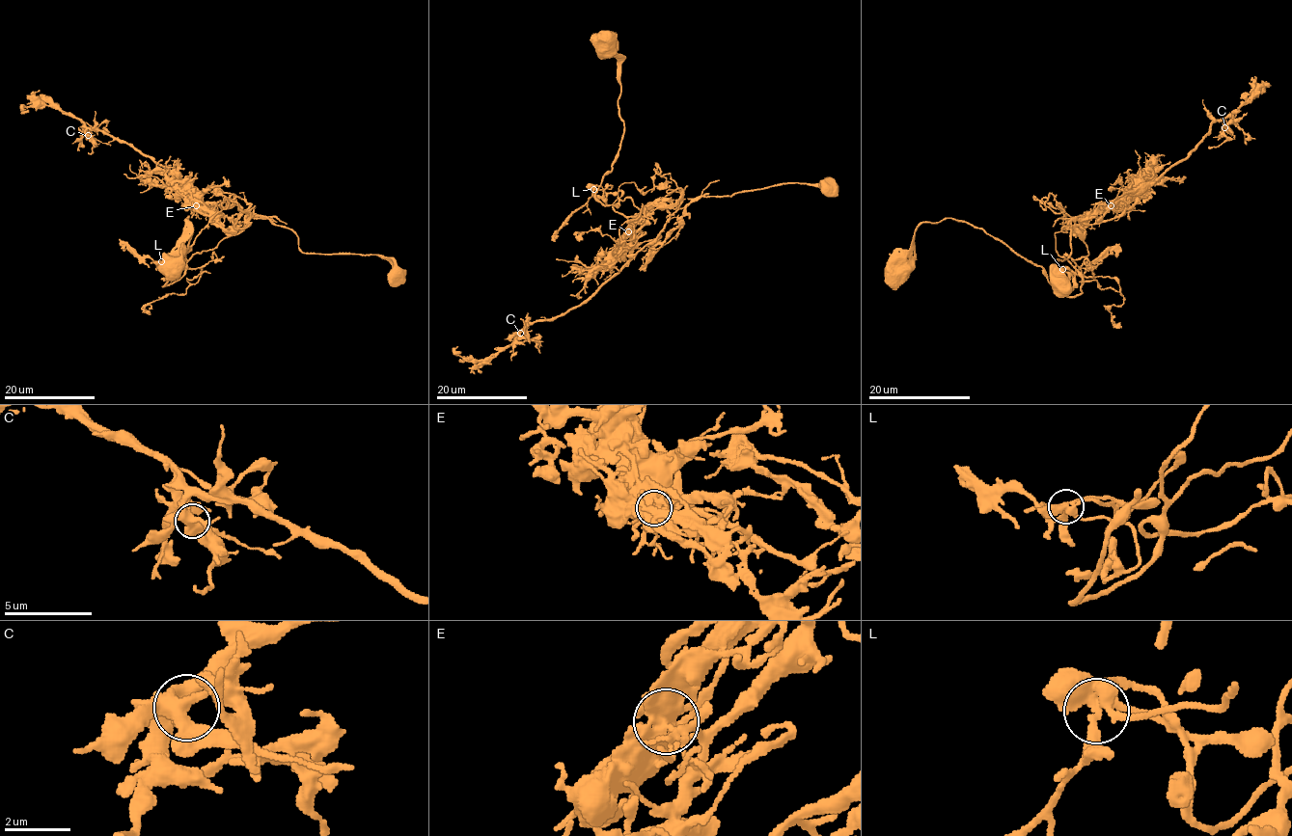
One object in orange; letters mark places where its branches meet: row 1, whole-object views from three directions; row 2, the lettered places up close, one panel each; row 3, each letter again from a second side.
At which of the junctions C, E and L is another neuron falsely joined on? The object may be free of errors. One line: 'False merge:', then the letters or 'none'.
False merge: E

